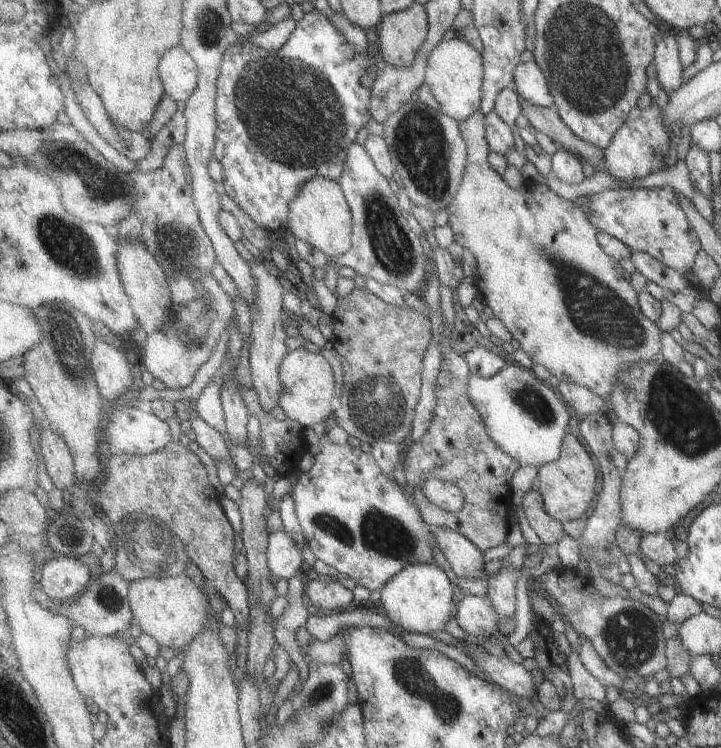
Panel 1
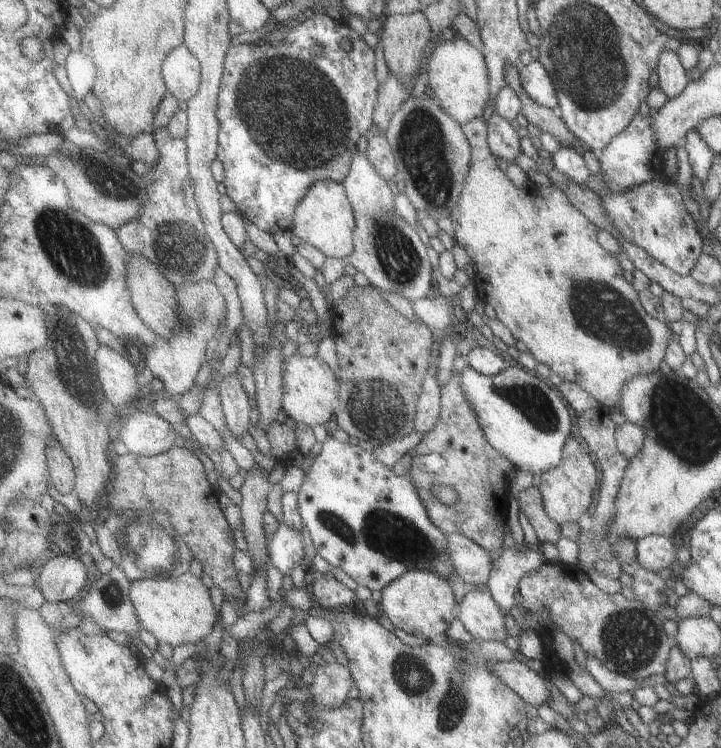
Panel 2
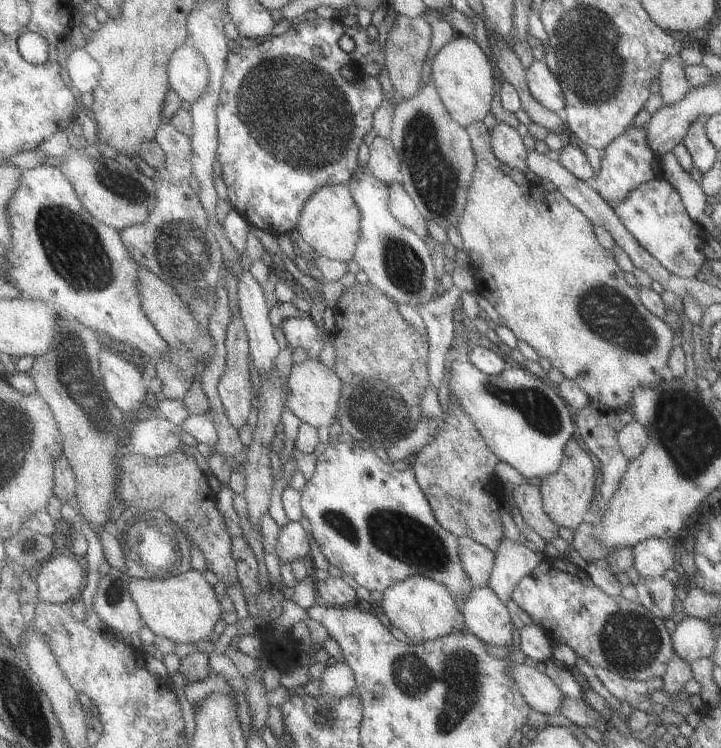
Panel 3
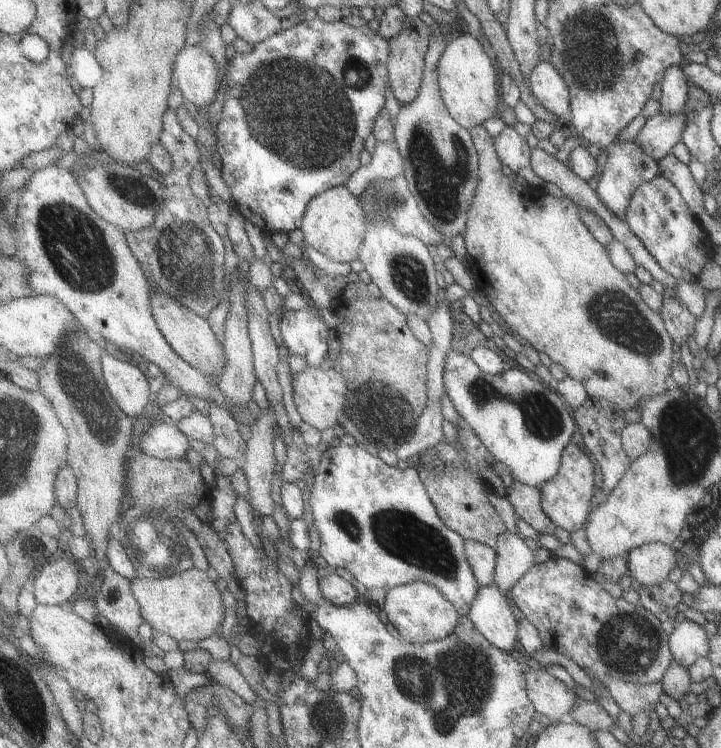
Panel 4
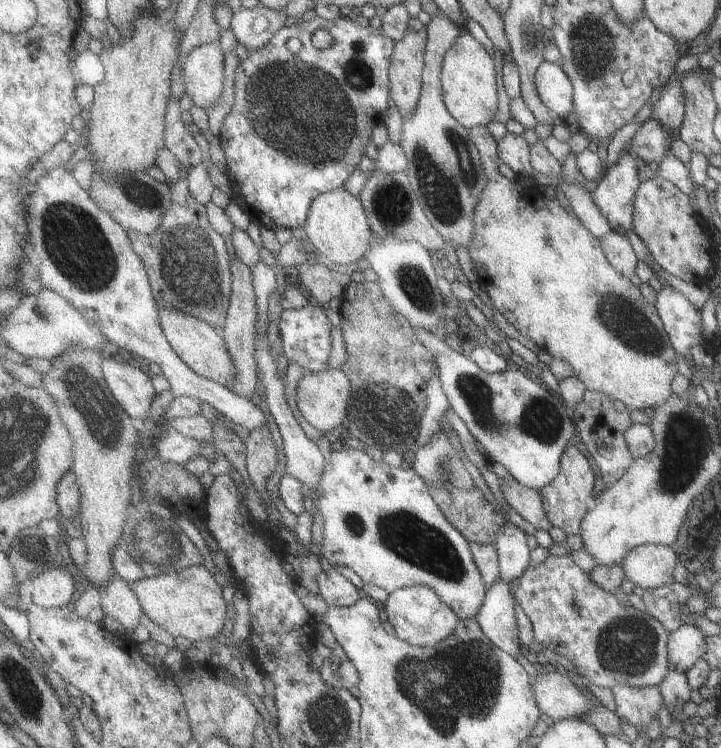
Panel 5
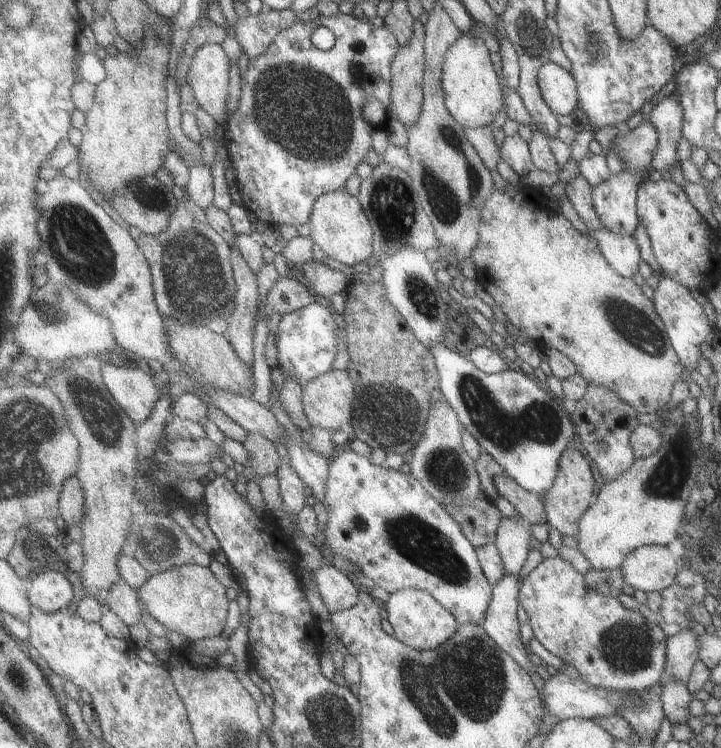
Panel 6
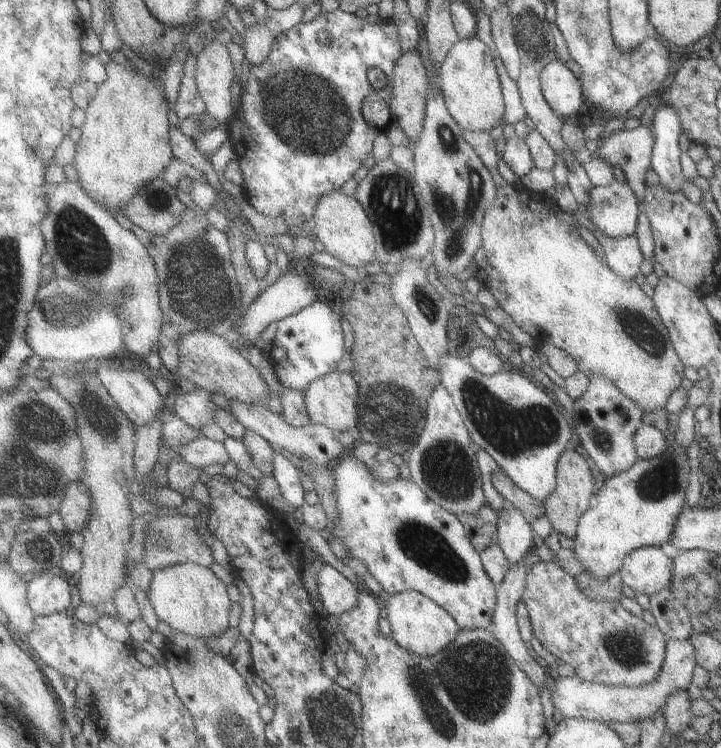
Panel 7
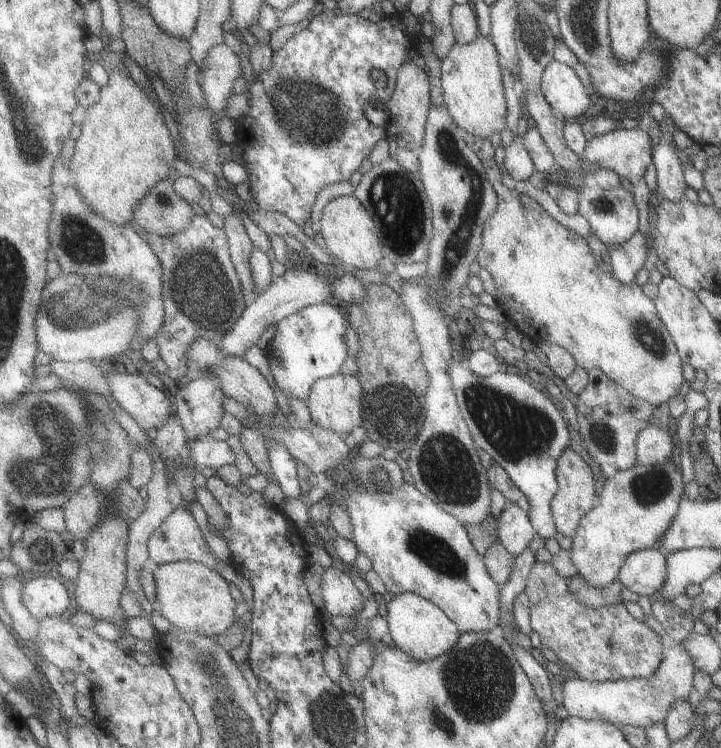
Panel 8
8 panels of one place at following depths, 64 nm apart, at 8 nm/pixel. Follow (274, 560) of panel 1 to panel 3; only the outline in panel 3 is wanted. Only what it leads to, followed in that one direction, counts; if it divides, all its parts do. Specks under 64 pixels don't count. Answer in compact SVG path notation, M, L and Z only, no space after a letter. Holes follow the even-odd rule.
M301 520L300 522L289 521L282 527L276 550L282 564L293 564L300 558L310 559L310 539Z

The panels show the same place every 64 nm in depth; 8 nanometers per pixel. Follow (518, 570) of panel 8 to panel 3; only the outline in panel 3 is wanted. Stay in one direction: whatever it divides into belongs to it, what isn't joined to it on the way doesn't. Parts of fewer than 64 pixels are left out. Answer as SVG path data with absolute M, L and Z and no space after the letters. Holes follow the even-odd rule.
M489 586L475 587L460 612L463 626L484 643L504 647L512 644L515 627L508 607Z

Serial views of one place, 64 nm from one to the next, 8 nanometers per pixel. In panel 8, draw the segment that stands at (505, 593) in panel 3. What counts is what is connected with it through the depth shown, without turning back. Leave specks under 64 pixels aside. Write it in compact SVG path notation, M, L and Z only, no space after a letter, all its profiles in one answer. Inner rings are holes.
M506 502L506 506L498 516L497 525L497 542L500 542L514 559L530 547L536 534L528 514L510 502Z

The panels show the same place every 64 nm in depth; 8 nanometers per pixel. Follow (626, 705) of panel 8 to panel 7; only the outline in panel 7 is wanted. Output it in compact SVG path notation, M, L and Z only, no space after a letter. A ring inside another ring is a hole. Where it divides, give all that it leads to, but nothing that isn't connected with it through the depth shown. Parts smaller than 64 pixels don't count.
M671 639L667 644L663 666L652 682L642 686L608 686L582 680L578 675L558 677L551 691L551 701L555 710L562 712L565 717L580 717L605 723L645 721L652 714L663 714L666 698L670 698L670 694L676 694L678 690L689 690L697 666L690 640Z

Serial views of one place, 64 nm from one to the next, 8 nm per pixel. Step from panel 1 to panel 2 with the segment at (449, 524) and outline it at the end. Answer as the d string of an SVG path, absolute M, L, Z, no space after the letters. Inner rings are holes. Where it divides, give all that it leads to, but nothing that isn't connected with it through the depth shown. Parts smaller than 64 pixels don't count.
M458 355L455 356L454 359L454 366L452 366L452 375L450 376L450 380L440 388L440 418L438 418L438 422L434 424L434 426L428 431L424 433L424 438L420 440L418 443L418 446L414 448L414 450L411 450L410 454L412 457L412 462L410 464L410 468L407 469L407 474L410 476L410 480L412 480L412 484L414 484L414 487L416 488L418 495L420 499L422 500L422 503L426 506L426 511L428 514L428 517L430 521L440 530L444 531L447 535L449 534L461 534L462 536L465 536L466 538L470 538L472 542L475 542L478 544L478 546L482 546L484 550L488 550L490 553L496 554L498 550L500 550L503 547L504 542L504 528L506 528L507 525L507 511L508 511L508 492L509 492L509 477L508 474L510 474L510 470L515 468L510 464L510 460L508 458L504 458L502 454L498 454L490 444L488 444L488 441L486 440L486 436L484 436L484 433L482 432L482 428L480 428L480 424L478 424L478 419L476 418L476 414L474 414L474 411L470 406L468 406L468 402L466 402L466 398L464 398L464 394L462 394L462 390L460 390L460 386L458 386L458 374L462 374L462 370L466 368L467 362L465 361L465 356ZM433 486L452 486L454 490L456 490L456 494L458 494L458 500L456 500L456 504L452 504L452 506L446 506L446 504L442 504L438 498L434 498L434 494L430 492L430 490L433 489Z

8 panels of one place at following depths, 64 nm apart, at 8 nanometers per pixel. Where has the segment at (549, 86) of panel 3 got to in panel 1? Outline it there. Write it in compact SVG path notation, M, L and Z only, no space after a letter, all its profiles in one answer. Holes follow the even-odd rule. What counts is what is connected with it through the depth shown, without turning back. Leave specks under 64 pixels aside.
M532 61L519 63L513 71L513 82L510 86L517 96L527 104L538 107L550 107L553 99L546 83L545 75Z

